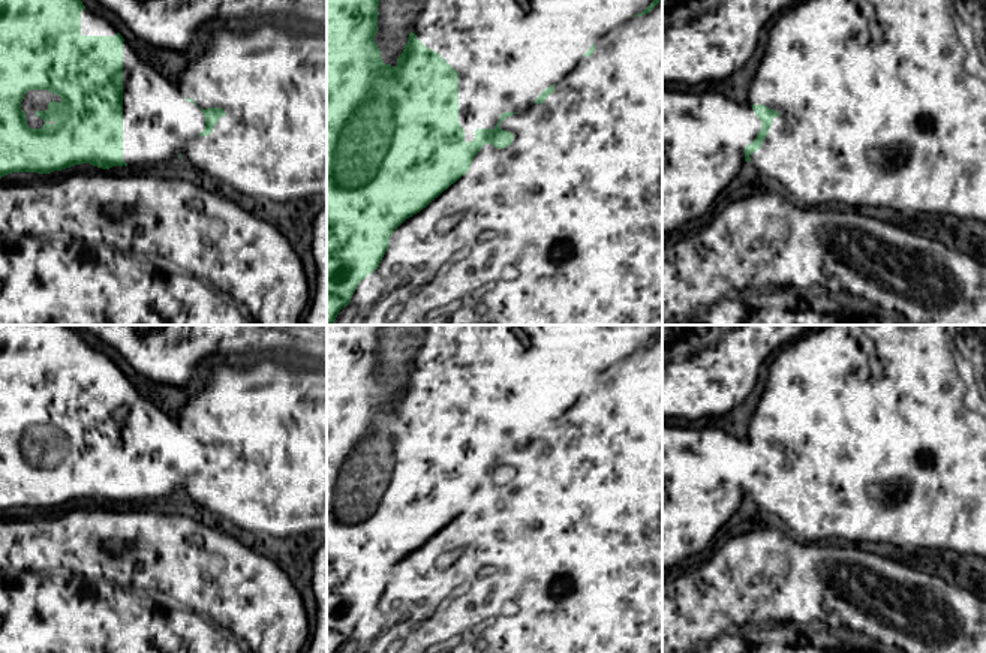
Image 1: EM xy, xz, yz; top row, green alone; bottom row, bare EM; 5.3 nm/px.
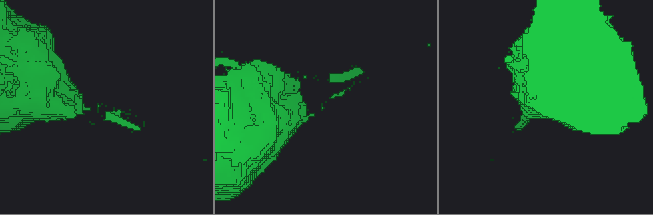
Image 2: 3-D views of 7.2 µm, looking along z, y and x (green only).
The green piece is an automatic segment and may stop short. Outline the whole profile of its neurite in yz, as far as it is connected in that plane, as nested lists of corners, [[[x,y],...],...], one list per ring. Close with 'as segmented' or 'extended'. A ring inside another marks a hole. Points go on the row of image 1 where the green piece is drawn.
[[[662,84],[662,237],[697,220],[733,181],[779,117],[764,105],[736,102],[719,90],[703,93]]] | extended

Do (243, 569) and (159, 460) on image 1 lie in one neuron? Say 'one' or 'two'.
two

